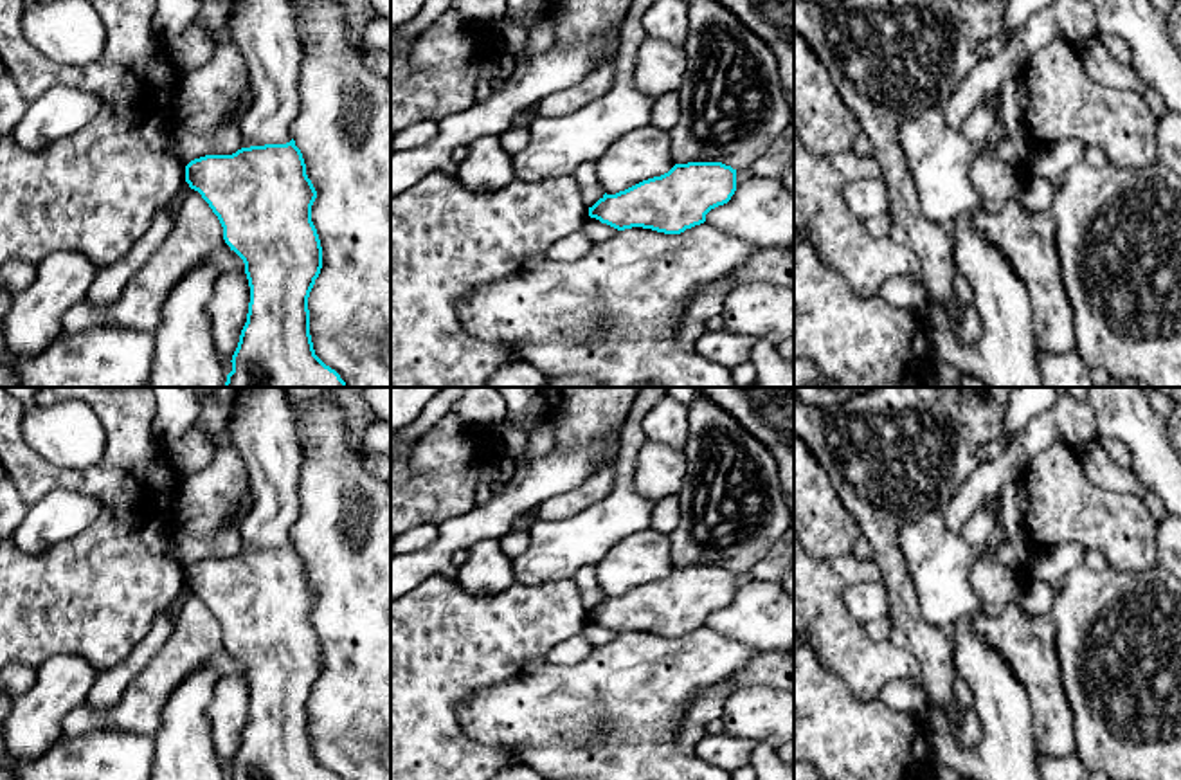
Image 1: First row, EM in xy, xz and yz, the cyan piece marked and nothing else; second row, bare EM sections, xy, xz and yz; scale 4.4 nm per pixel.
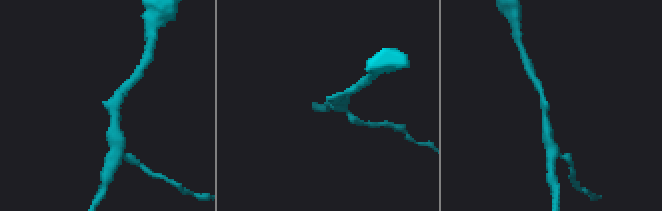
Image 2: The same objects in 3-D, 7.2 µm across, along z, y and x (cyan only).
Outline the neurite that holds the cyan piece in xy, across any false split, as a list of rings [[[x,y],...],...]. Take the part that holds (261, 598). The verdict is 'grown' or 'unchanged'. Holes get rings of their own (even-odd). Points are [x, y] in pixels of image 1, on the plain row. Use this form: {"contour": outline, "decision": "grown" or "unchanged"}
{"contour": [[[295,544],[194,562],[185,569],[185,585],[218,620],[223,643],[243,663],[250,690],[247,726],[230,764],[232,775],[227,780],[340,780],[315,758],[310,739],[308,701],[322,672],[322,650],[311,625],[317,594],[306,578],[306,567]]], "decision": "unchanged"}

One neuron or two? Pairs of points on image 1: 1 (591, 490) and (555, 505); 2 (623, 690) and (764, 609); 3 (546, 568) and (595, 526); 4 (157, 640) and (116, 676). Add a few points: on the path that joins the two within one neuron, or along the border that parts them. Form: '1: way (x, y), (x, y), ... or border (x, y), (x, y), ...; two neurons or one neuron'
1: way (582, 496), (564, 505); one neuron
2: border (704, 625), (758, 653); two neurons
3: way (558, 555), (571, 543), (582, 539); one neuron
4: way (146, 651), (126, 671); one neuron

